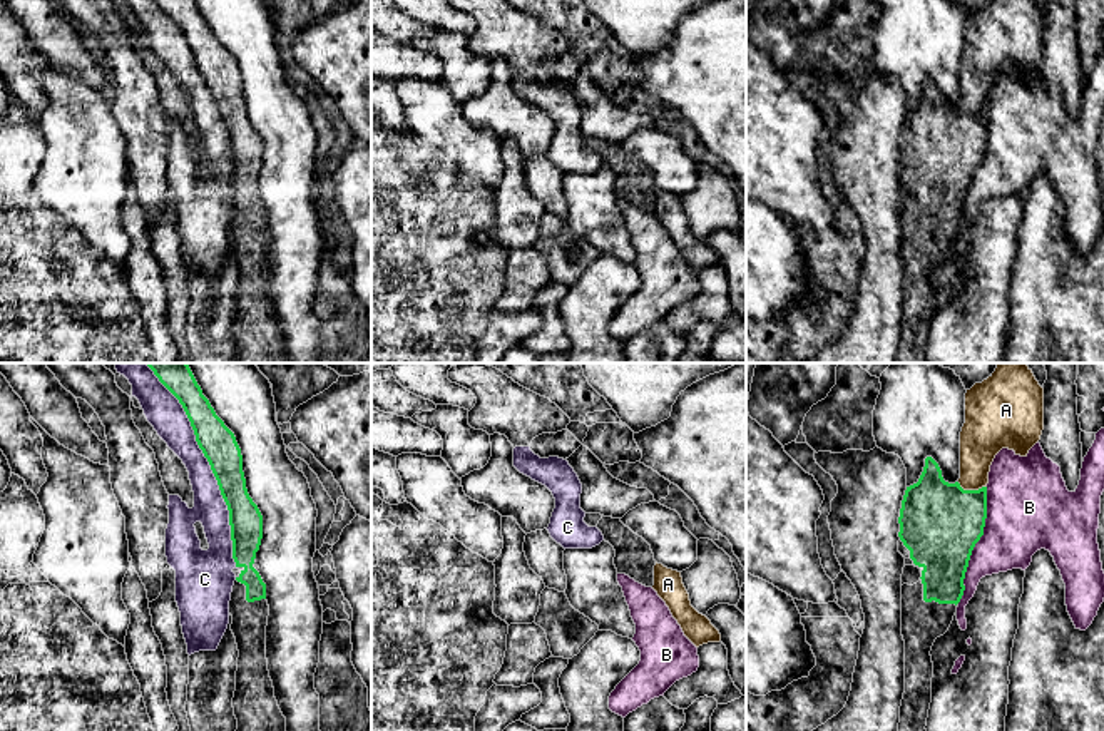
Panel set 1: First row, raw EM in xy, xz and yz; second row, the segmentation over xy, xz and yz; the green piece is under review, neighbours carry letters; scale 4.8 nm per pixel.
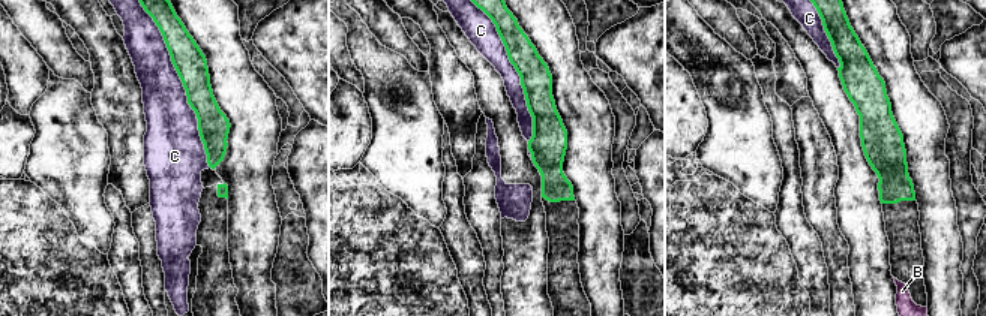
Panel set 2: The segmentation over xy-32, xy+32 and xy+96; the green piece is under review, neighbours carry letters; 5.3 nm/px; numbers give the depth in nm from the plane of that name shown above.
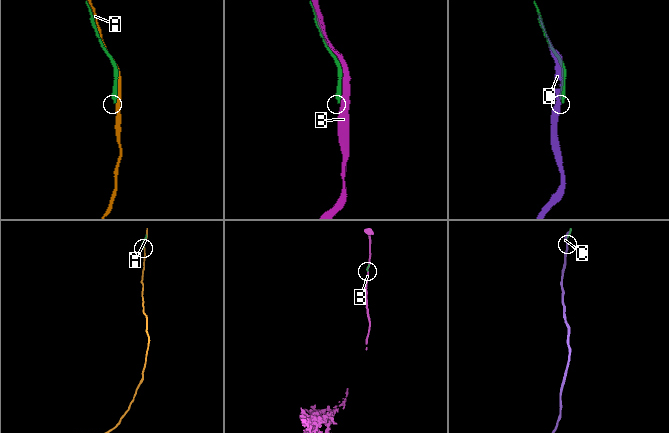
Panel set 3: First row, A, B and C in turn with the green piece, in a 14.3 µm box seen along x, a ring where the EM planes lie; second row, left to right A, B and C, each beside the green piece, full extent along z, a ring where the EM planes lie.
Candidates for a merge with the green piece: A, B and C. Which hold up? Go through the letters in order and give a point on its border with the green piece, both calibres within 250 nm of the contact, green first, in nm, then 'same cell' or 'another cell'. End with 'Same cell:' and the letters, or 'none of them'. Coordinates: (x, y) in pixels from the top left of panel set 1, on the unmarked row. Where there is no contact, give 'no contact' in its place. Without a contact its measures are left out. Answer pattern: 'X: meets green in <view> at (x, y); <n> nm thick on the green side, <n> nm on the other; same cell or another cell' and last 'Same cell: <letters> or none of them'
A: meets green in yz at (972, 116); 400 nm thick on the green side, 200 nm on the other; another cell
B: meets green in yz at (974, 171); 400 nm thick on the green side, 320 nm on the other; another cell
C: meets green in xy at (213, 97); 170 nm thick on the green side, 160 nm on the other; another cell
Same cell: none of them

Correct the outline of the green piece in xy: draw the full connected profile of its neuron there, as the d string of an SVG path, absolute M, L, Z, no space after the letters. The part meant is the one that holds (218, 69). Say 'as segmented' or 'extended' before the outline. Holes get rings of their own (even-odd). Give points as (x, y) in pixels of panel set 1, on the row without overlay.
extended; M194 0L156 2L182 30L211 90L229 135L233 184L243 194L229 226L231 256L239 276L233 323L238 345L234 363L288 363L286 343L274 323L266 284L266 209L253 192L263 164L263 141L246 114L241 74L202 20Z

